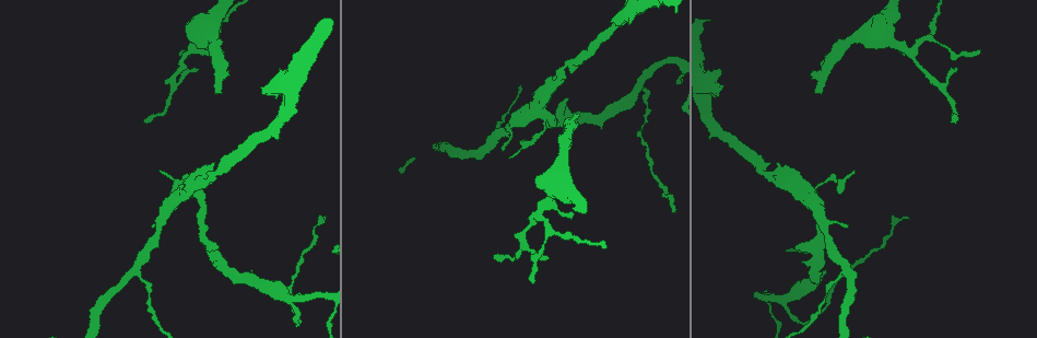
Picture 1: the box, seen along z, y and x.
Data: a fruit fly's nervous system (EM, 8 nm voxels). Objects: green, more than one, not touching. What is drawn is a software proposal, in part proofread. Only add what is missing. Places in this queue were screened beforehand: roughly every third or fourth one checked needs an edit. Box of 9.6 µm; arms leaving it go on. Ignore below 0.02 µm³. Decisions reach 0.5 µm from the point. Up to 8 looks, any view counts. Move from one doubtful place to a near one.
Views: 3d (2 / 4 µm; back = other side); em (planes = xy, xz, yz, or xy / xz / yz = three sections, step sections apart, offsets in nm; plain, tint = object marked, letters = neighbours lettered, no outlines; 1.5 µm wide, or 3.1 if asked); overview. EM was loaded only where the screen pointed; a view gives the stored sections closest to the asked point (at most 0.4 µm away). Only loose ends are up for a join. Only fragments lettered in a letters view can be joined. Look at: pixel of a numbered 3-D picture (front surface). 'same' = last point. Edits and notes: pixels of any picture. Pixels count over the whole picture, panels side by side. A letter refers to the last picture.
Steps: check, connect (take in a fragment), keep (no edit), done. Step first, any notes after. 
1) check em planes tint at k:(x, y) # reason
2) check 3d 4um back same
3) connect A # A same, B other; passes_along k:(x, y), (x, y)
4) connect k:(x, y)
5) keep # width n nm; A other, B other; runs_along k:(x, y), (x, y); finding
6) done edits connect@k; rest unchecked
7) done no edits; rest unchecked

check 3d 2um at 1:(569, 118) # an open end

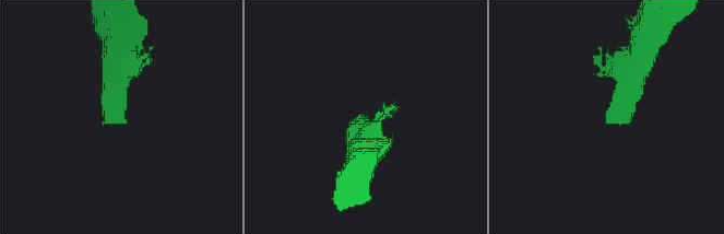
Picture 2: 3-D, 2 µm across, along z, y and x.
check em planes letters at 2:(124, 124)

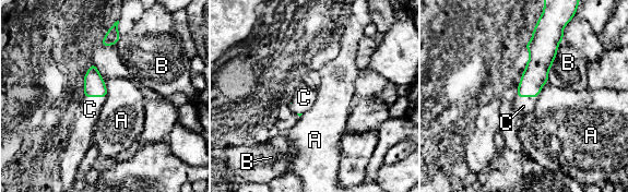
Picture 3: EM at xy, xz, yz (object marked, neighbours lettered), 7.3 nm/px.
connect C # A other, B other, C same; it goes on there

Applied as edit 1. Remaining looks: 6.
check em planes tint at 1:(956, 120) # free end

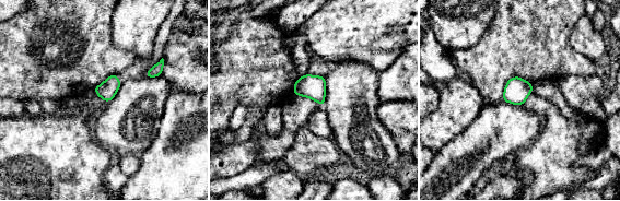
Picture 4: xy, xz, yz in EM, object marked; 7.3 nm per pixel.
check em planes letters same

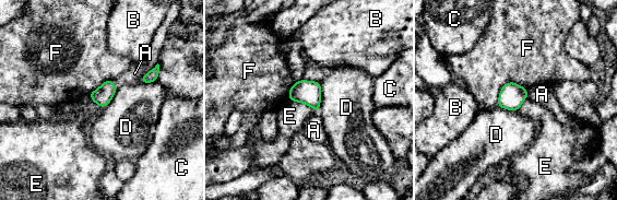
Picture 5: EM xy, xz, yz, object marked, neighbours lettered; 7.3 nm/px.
keep # A other, B other, C other, D other, E other, F other; no lettered fragment goes on from it

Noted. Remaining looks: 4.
check 3d 4um at 1:(908, 218) # end of a long branch

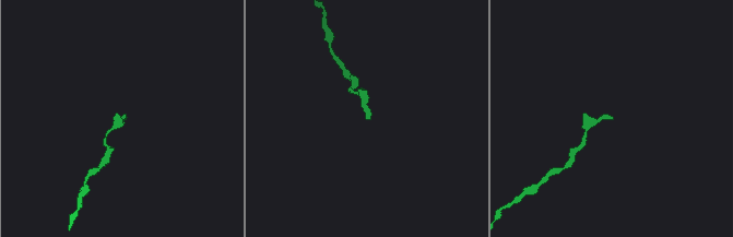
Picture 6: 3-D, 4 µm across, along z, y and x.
check em xz step 8 letters at 6:(610, 118) # need the tissue

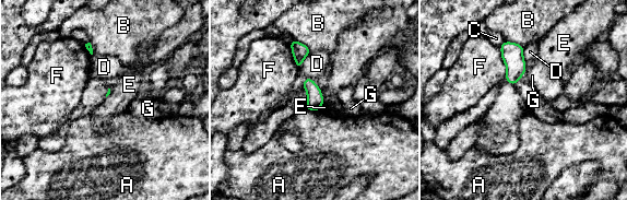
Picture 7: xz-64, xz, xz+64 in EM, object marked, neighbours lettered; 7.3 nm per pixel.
keep # A other, B other, C other, D other, E other, F other, G other; none of them fits

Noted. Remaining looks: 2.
done edits connect@3; rest unchecked

